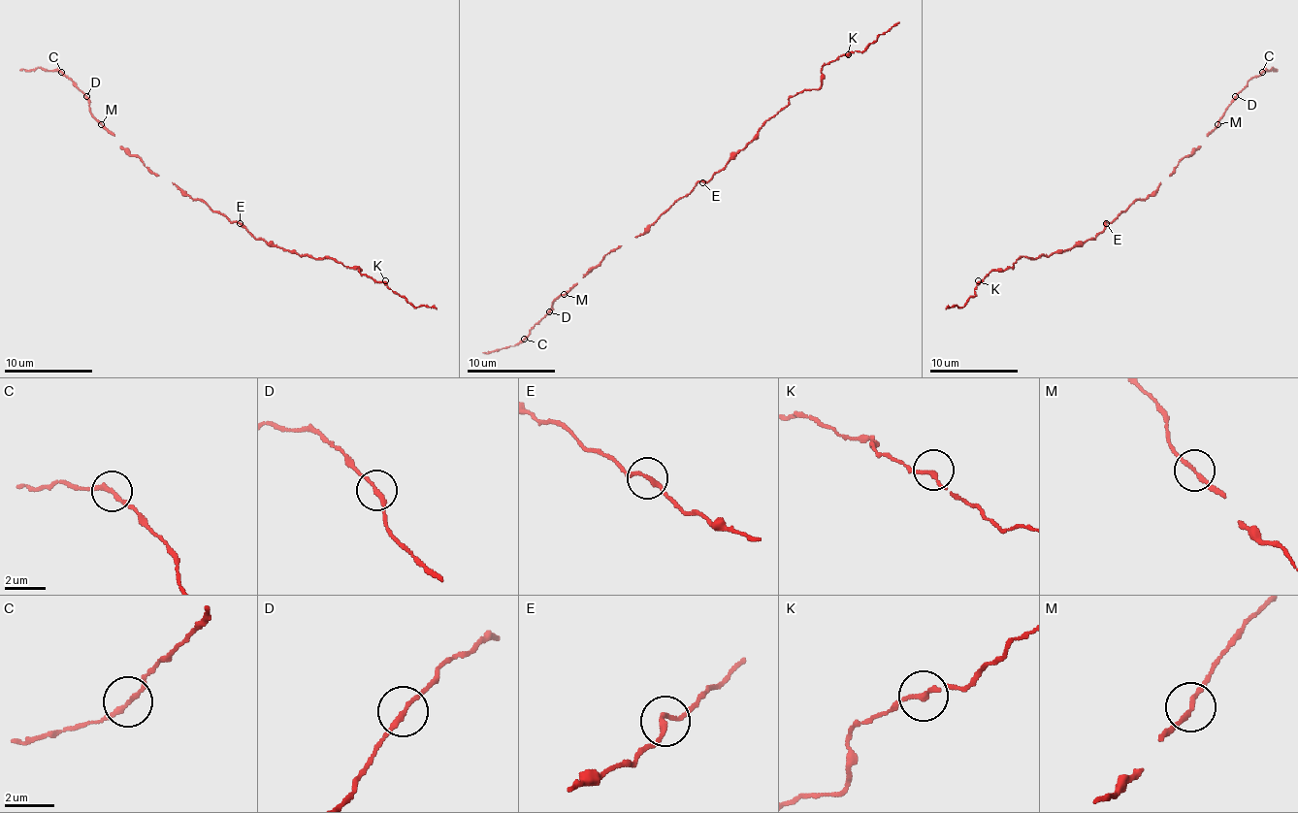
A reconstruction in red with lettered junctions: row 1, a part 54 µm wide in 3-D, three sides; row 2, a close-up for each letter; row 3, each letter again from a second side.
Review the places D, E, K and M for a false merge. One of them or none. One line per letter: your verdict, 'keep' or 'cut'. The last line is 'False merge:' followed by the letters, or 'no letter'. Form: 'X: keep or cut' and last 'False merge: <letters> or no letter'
D: keep
E: keep
K: keep
M: keep
False merge: no letter

